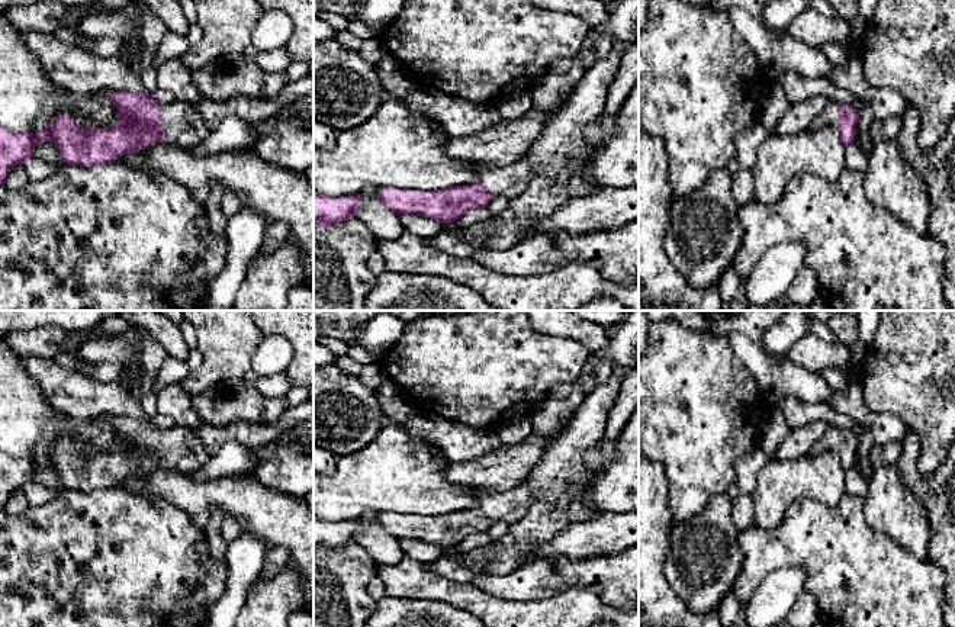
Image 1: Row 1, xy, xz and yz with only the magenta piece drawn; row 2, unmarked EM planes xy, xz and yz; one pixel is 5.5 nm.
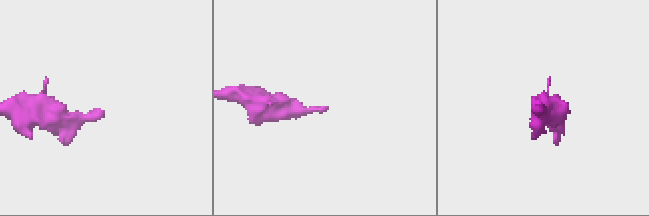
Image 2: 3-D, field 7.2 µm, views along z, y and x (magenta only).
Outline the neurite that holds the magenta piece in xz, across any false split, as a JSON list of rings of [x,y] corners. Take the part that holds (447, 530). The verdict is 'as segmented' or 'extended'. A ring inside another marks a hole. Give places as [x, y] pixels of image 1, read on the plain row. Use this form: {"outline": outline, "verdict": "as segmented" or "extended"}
{"outline": [[[525,483],[504,492],[478,491],[479,505],[469,511],[450,511],[441,515],[399,515],[388,511],[377,515],[382,528],[395,540],[417,538],[443,549],[456,547],[473,534],[485,533],[493,521],[514,524],[534,504]]], "verdict": "extended"}

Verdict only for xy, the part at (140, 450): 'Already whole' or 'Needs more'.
Needs more

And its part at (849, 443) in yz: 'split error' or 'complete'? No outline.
split error

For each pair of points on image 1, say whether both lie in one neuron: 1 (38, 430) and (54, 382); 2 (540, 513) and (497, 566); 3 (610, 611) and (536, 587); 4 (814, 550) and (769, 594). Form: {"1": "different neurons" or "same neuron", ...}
{"1": "different neurons", "2": "same neuron", "3": "different neurons", "4": "different neurons"}

